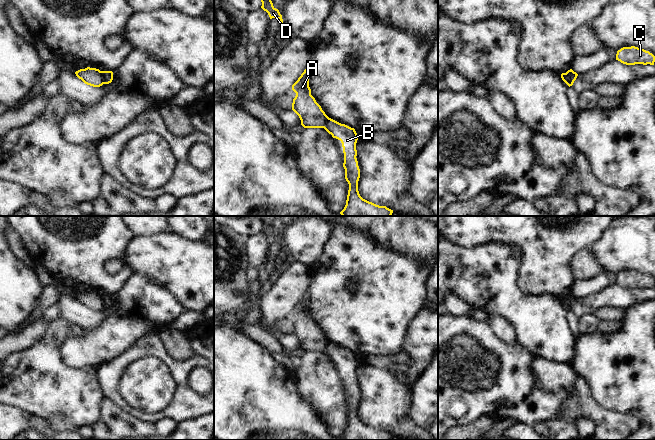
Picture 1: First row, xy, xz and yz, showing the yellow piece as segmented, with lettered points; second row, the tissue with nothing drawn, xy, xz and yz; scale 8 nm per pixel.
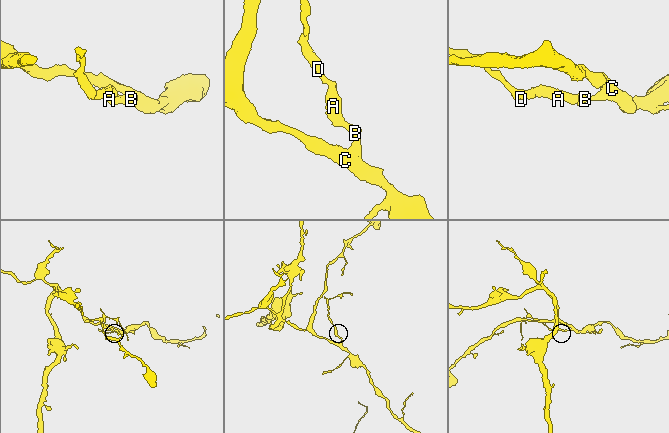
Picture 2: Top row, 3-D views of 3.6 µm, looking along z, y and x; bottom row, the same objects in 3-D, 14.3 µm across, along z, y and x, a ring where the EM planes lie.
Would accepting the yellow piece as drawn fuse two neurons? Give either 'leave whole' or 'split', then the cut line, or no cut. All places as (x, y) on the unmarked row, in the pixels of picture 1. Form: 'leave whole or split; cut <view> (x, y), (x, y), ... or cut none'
split; cut xy (100, 295), (104, 307)

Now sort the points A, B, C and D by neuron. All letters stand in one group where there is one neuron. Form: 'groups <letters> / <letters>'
groups A D / B C

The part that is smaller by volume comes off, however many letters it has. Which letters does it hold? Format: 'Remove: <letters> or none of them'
Remove: A, D

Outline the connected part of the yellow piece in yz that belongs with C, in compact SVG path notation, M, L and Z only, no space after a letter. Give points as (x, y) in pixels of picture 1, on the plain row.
M631 270L623 271L620 274L618 274L616 278L616 284L626 289L654 289L655 280L649 275L635 270Z

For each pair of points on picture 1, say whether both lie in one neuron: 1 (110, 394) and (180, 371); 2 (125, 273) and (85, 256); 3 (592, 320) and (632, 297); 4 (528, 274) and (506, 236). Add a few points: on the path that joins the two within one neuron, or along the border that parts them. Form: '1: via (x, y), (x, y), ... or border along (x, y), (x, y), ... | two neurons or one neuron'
1: via (113, 372), (129, 356), (137, 351), (158, 352) | one neuron
2: via (115, 277), (106, 277), (95, 266) | one neuron
3: border along (594, 314), (584, 314), (580, 318) | two neurons
4: via (528, 263), (528, 251), (517, 240) | one neuron

